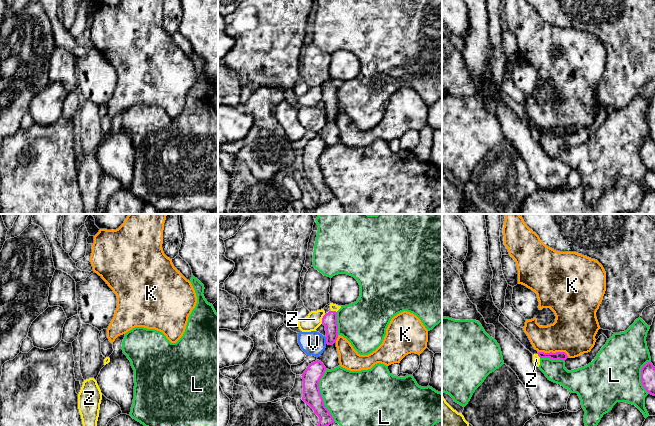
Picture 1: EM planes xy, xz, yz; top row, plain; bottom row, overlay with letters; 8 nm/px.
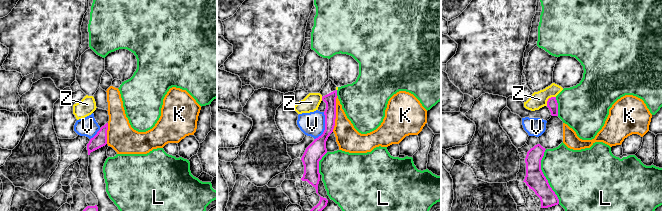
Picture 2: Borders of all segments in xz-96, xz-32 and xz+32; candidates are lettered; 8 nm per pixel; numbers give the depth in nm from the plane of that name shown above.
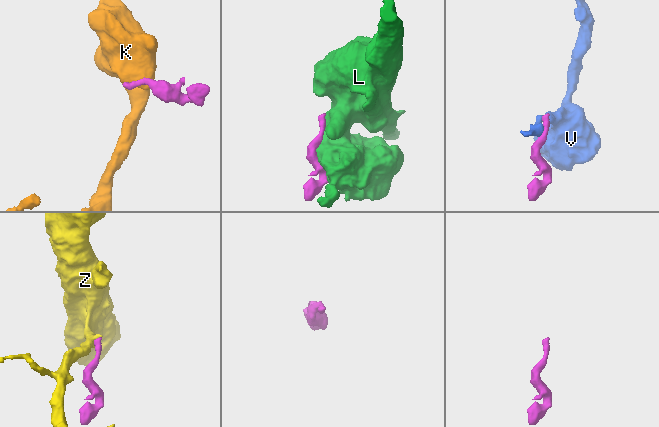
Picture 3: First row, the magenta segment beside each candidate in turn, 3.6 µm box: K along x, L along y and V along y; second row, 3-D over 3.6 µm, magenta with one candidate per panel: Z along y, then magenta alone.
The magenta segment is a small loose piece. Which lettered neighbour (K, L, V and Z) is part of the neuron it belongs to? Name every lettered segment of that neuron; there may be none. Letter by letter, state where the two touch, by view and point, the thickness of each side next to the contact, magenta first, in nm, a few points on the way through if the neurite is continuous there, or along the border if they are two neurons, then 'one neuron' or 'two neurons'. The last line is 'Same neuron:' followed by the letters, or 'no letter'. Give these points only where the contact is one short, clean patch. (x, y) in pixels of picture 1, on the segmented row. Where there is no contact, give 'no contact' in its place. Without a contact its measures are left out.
K: yz (554, 353) | 60/360 nm | along yz (538, 351), (564, 352), (568, 357) | two neurons
L: xz (321, 395) | 140/440 nm | two neurons
V: xz (326, 340) | 120/190 nm | along xz (325, 337), (326, 343) | two neurons
Z: xz (322, 319) | 120/130 nm | along xz (325, 314), (321, 323) | two neurons
Same neuron: no letter

